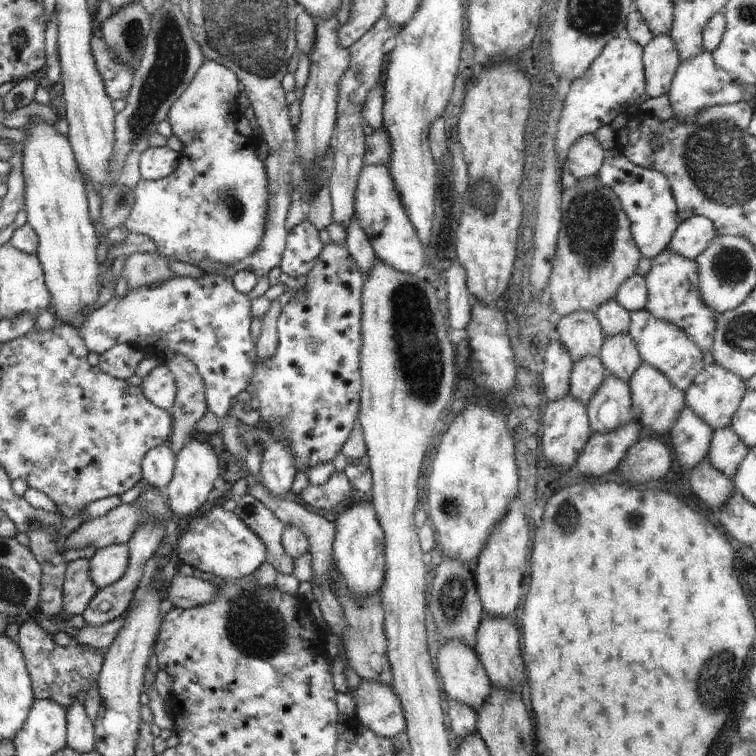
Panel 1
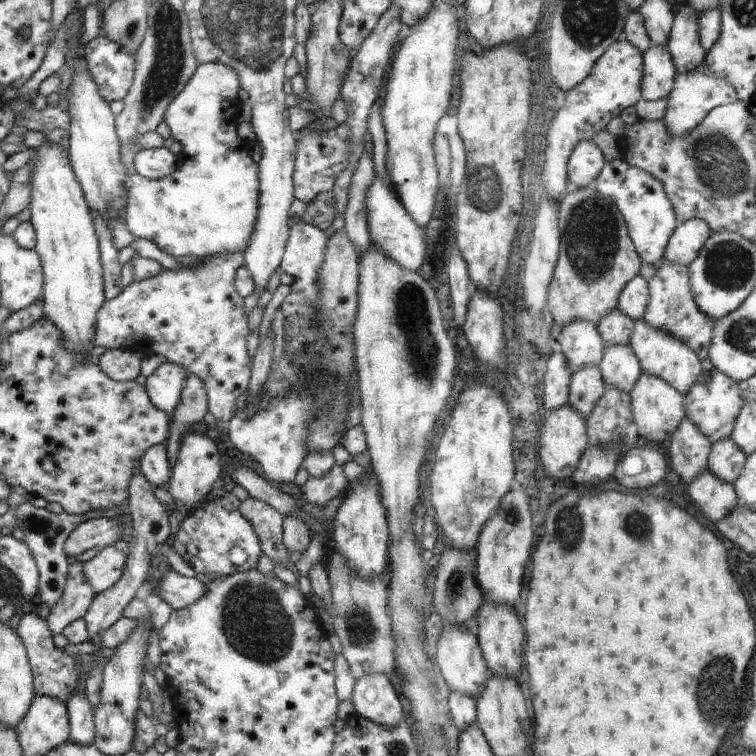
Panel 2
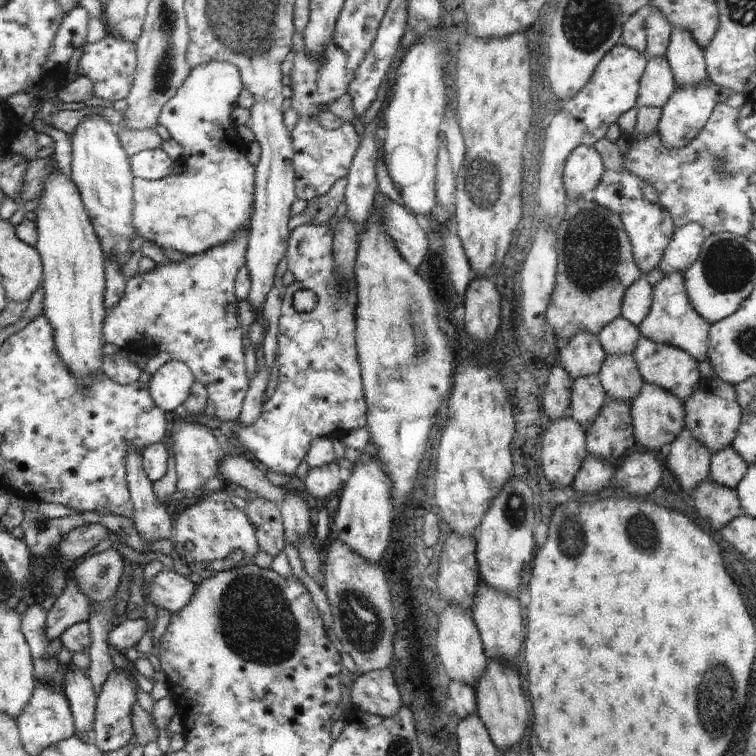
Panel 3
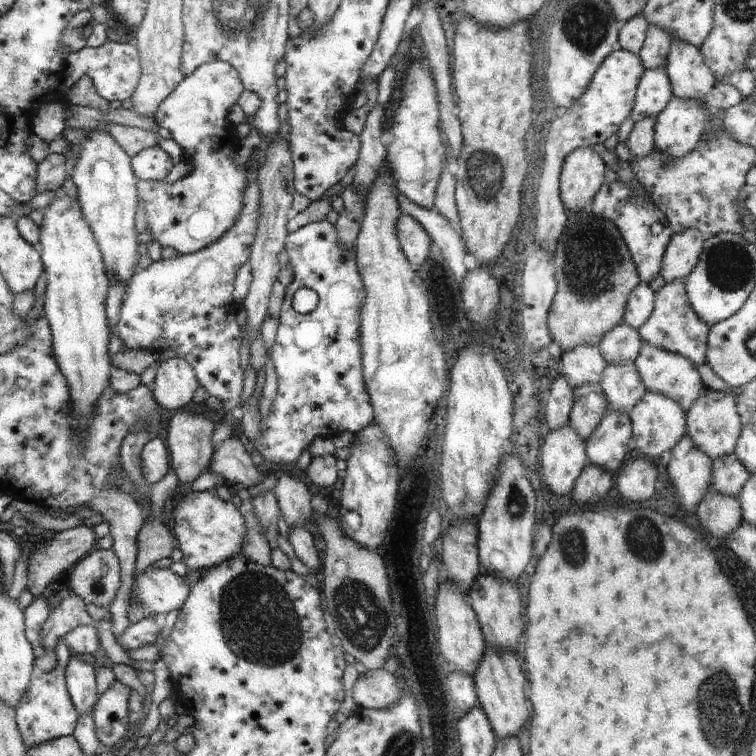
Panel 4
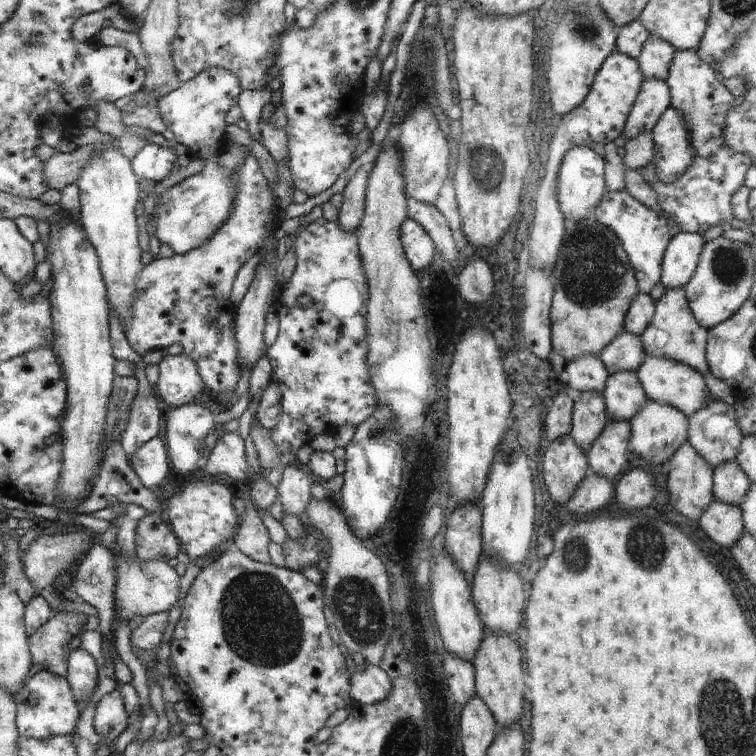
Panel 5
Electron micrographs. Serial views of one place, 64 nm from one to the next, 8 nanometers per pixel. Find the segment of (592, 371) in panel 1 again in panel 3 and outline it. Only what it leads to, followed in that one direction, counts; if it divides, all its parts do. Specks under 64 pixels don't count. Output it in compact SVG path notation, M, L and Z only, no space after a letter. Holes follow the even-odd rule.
M597 375L573 380L568 414L578 421L586 432L605 405L607 398Z

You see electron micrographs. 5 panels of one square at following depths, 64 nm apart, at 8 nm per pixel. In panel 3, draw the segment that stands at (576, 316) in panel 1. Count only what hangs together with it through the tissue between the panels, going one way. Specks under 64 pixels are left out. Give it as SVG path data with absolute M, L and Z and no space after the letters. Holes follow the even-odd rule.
M584 331L577 332L559 353L553 360L567 372L570 380L598 374L607 357L598 337Z

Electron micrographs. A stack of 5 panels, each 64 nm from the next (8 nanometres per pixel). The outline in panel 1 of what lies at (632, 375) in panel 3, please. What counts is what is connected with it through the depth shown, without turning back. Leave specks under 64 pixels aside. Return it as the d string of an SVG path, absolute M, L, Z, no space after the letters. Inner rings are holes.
M628 333L606 337L598 357L608 374L623 383L627 383L632 378L642 363L637 346Z

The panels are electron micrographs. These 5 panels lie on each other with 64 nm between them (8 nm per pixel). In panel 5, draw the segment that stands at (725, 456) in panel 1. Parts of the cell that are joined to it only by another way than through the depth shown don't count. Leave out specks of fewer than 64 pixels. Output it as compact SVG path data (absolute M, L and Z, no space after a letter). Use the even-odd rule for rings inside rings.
M734 460L713 469L714 500L740 508L750 490L751 482Z

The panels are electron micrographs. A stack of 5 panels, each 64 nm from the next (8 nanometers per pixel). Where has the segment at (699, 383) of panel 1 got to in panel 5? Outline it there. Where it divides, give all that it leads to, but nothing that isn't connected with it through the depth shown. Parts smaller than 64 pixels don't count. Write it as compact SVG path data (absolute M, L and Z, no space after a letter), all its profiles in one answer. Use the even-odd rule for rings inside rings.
M714 398L709 405L698 409L688 417L687 442L708 464L712 465L713 469L726 463L732 463L738 454L744 436L735 418L736 413L733 406L718 402Z

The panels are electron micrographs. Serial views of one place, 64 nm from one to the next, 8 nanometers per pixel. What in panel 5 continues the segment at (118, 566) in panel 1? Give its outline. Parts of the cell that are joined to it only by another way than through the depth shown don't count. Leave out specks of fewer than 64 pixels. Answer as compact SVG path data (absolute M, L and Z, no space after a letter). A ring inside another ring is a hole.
M95 544L84 554L74 570L72 588L84 602L98 610L98 630L110 638L115 619L115 558L104 545Z

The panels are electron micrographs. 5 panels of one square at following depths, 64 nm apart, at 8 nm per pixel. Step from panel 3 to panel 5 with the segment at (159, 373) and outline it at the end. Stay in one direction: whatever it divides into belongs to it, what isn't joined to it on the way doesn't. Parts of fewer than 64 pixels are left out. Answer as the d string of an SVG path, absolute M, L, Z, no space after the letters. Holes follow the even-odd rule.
M184 353L164 355L158 363L159 379L154 390L168 406L192 403L198 395L206 394L206 386L196 363Z

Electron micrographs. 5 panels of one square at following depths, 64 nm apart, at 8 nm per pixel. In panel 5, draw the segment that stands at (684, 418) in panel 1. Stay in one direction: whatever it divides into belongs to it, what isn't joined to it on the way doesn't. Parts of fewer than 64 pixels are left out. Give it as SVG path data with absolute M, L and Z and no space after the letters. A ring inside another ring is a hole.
M688 442L684 443L670 460L671 471L667 476L670 504L672 508L682 514L684 518L696 522L714 500L713 496L713 468L692 448Z

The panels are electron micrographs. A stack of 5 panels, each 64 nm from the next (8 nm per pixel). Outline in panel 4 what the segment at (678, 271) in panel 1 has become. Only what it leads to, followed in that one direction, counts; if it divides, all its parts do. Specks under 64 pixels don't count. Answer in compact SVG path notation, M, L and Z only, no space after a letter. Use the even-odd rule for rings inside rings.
M673 280L666 283L655 294L654 312L639 328L639 335L644 343L683 356L685 359L691 360L698 368L701 364L706 363L705 352L709 327L692 310L684 281Z

